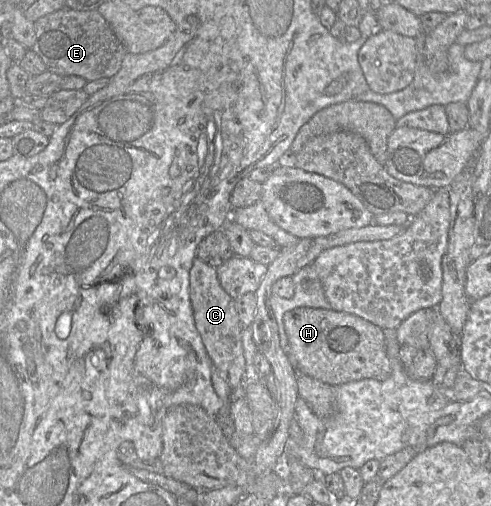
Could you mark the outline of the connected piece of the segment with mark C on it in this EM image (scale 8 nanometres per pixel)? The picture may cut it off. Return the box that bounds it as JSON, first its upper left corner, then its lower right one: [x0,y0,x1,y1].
[189,258,246,392]

